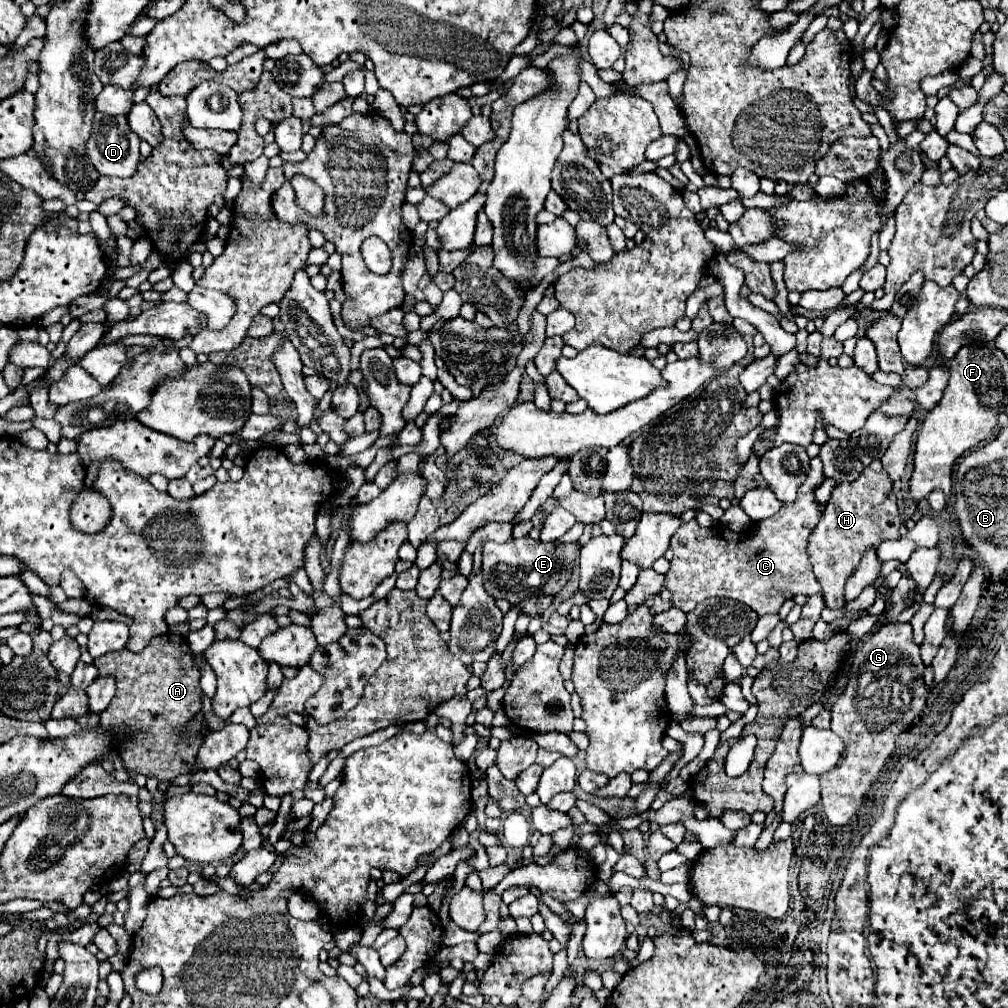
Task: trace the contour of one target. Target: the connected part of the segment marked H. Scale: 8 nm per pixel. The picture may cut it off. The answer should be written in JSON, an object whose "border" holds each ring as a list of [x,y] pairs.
{"border":[[[875,459],[869,467],[865,467],[855,481],[835,485],[827,509],[817,527],[813,529],[807,547],[813,563],[813,573],[823,587],[825,605],[829,609],[845,607],[843,589],[847,579],[857,569],[861,557],[871,547],[877,549],[883,541],[901,537],[899,527],[901,517],[897,509],[897,497],[893,495],[893,483],[879,459]]]}

